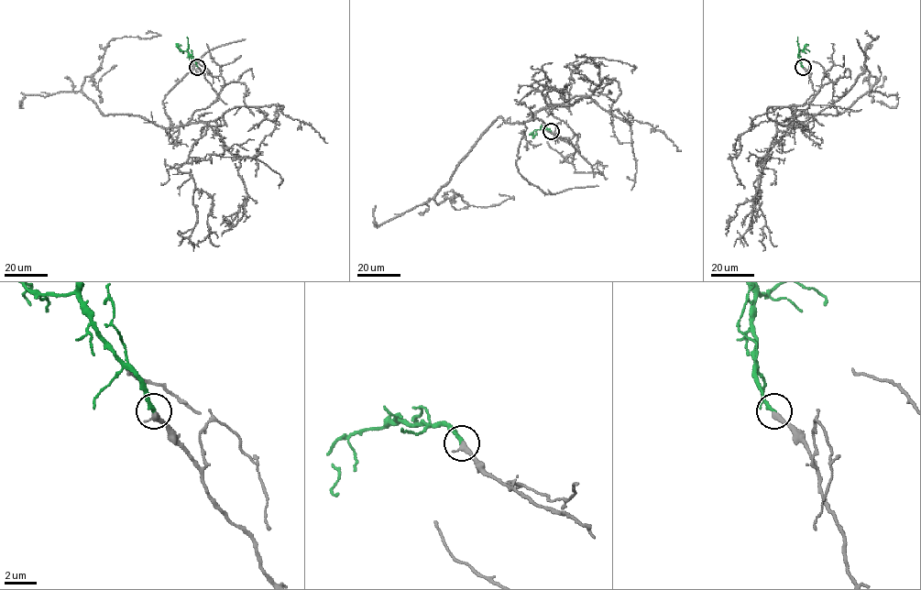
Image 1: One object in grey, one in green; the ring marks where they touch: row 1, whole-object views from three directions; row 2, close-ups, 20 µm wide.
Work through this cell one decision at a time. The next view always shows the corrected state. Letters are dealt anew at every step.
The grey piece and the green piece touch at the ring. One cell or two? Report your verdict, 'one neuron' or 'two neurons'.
two neurons

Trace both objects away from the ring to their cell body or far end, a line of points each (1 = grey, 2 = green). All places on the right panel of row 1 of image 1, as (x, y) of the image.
1: (803, 67), (814, 97), (793, 127), (795, 115), (839, 114), (870, 91), (865, 49), (878, 37), (864, 33)
2: (803, 67), (800, 51), (808, 45)

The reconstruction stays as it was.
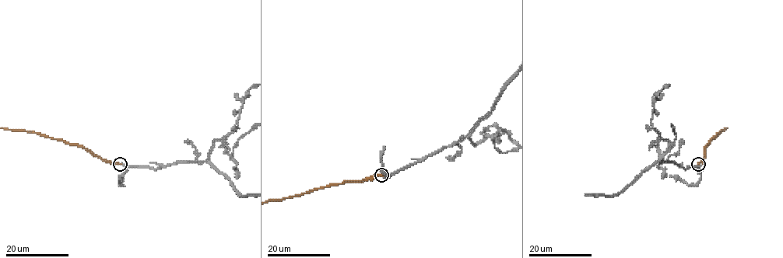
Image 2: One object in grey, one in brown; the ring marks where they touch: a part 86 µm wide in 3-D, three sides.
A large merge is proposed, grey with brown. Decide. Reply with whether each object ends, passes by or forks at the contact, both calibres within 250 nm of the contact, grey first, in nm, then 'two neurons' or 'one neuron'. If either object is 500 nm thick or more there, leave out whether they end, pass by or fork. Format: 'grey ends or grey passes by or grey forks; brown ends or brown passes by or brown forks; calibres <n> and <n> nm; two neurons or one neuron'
grey ends; brown ends; calibres 280 and 280 nm; one neuron

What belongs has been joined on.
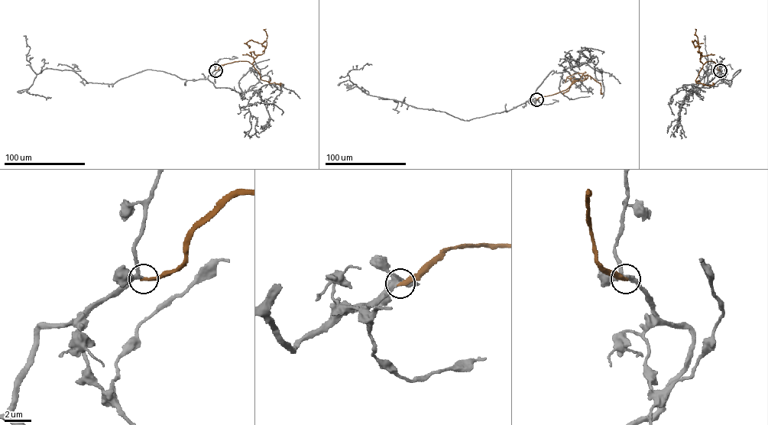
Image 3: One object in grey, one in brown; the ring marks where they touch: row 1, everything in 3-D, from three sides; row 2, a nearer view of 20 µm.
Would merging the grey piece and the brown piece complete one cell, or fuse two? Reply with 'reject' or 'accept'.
reject

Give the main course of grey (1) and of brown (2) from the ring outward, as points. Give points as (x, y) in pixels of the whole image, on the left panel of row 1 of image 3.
1: (215, 70), (192, 80), (146, 69), (108, 84), (87, 82), (72, 71), (44, 69), (26, 91), (51, 97)
2: (215, 70), (235, 61), (252, 64), (264, 53), (265, 47), (252, 40), (244, 43)

